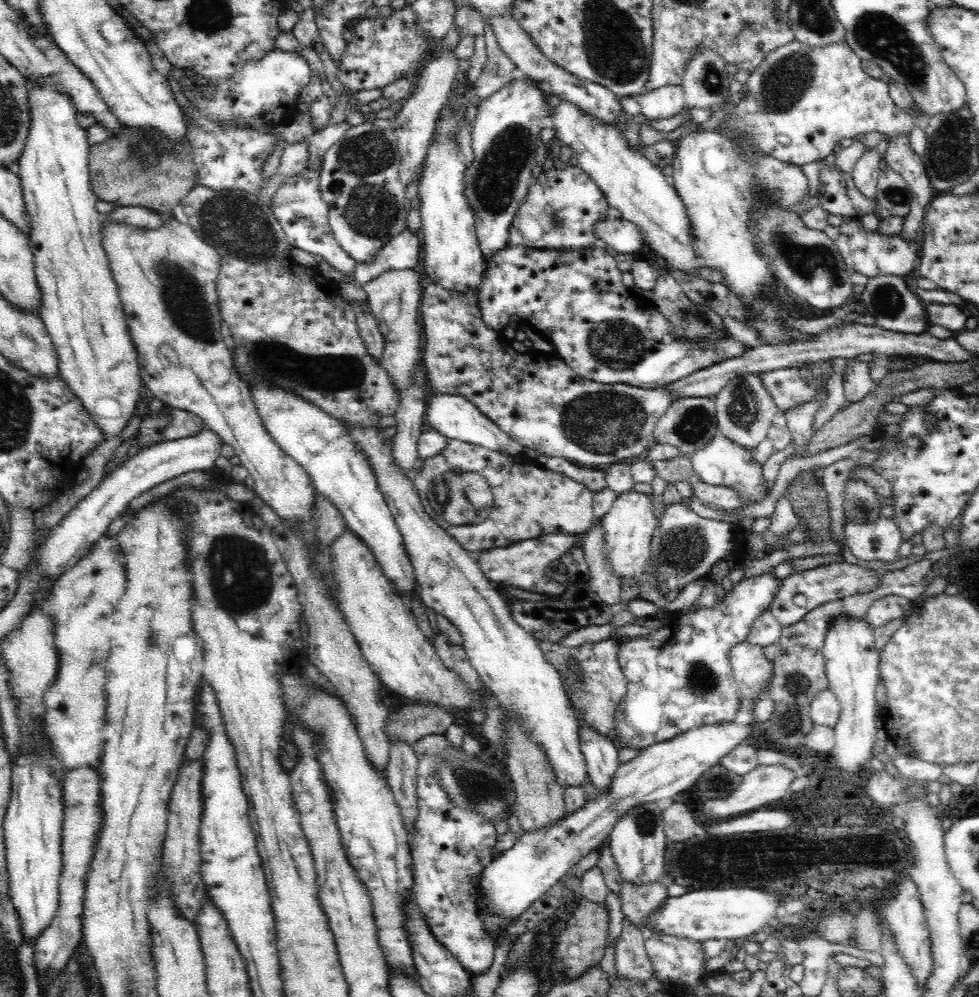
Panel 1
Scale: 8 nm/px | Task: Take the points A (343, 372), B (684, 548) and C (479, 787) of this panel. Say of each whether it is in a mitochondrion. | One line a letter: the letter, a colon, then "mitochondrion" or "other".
A: mitochondrion
B: mitochondrion
C: mitochondrion

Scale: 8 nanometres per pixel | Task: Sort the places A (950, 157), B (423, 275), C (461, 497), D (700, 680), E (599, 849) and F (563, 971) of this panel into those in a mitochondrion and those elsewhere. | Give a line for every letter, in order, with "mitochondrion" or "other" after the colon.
A: mitochondrion
B: other
C: mitochondrion
D: mitochondrion
E: other
F: mitochondrion

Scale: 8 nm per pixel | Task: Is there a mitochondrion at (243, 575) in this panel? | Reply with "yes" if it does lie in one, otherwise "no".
yes

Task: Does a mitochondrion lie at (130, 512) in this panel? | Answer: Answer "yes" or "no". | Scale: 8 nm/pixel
no

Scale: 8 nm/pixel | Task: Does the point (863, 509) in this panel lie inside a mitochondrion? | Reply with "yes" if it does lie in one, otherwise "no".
yes

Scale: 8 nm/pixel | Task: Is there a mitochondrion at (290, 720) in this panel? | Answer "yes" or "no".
no

